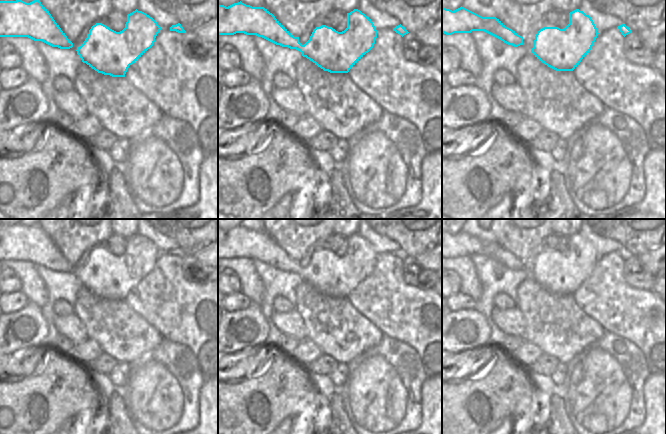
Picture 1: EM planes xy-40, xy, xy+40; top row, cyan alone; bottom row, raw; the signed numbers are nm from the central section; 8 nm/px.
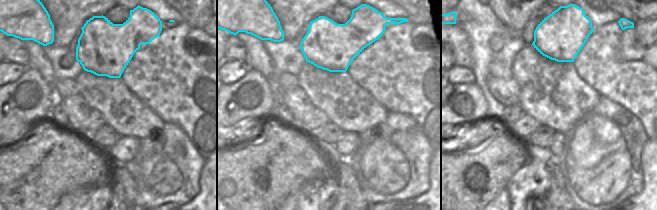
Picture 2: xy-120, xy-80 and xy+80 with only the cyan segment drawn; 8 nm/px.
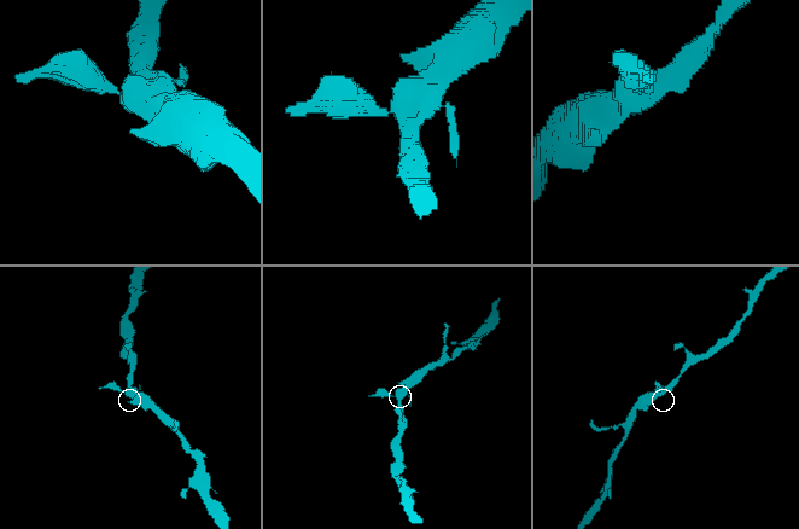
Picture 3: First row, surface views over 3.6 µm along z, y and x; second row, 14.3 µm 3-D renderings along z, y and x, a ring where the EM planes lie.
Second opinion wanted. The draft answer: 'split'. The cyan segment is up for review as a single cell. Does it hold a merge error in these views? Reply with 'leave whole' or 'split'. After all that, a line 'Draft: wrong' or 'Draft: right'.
leave whole
Draft: wrong

